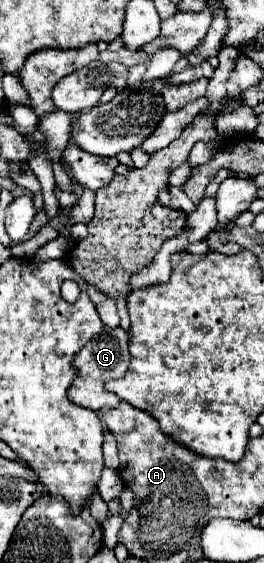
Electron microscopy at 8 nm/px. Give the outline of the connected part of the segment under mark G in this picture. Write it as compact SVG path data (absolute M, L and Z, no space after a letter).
M117 327L117 329L105 329L101 335L95 335L75 357L75 365L79 369L77 379L73 381L71 389L69 389L69 399L75 405L81 407L89 407L93 411L99 411L101 407L117 407L117 403L121 403L121 399L113 393L109 393L105 389L105 383L109 379L117 379L123 377L127 367L129 367L131 355L129 355L129 335Z

